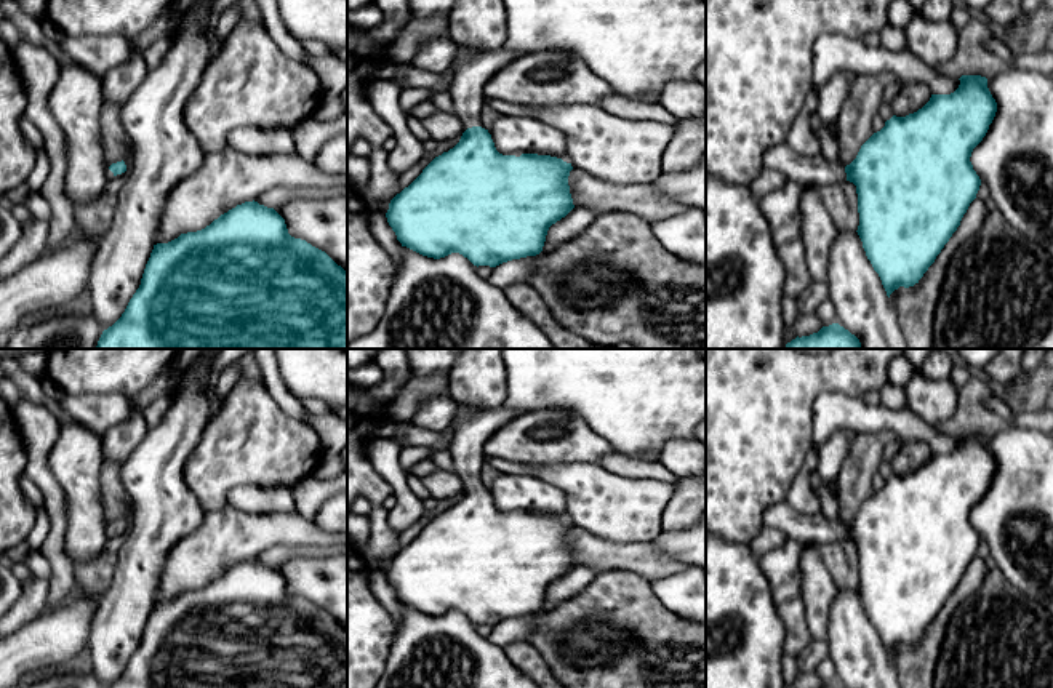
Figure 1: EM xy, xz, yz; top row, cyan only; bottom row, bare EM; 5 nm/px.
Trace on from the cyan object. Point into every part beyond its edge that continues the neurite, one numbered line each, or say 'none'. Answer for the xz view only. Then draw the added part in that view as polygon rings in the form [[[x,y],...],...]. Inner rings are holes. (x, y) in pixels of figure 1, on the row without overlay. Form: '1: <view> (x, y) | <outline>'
1: xz (466, 447) | [[[461,406],[456,411],[458,427],[450,442],[450,454],[454,472],[466,486],[478,483],[480,467],[485,462],[483,445],[504,424],[523,414],[507,406],[477,410],[472,414],[462,414]]]

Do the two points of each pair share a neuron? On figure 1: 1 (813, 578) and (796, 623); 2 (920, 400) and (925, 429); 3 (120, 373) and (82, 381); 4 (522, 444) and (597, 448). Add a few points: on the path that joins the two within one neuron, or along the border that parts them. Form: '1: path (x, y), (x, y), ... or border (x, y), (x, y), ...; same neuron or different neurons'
1: border (799, 597), (804, 605), (807, 629), (813, 637); different neurons
2: border (906, 404), (933, 424); different neurons
3: path (111, 373), (92, 373); same neuron
4: path (541, 444), (578, 444); same neuron

